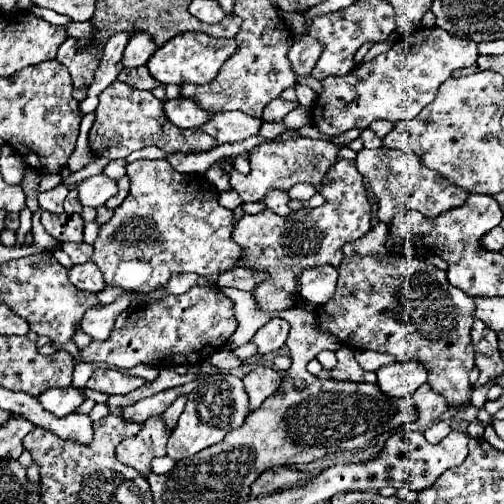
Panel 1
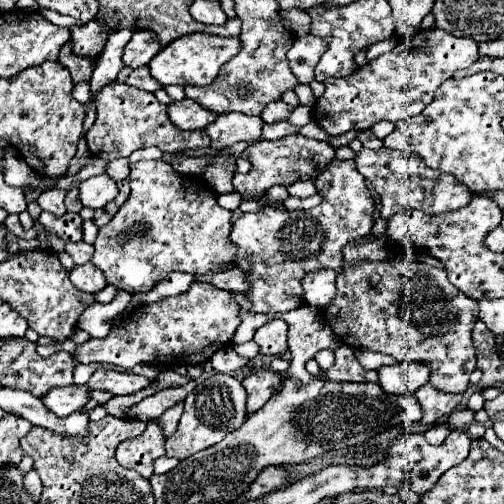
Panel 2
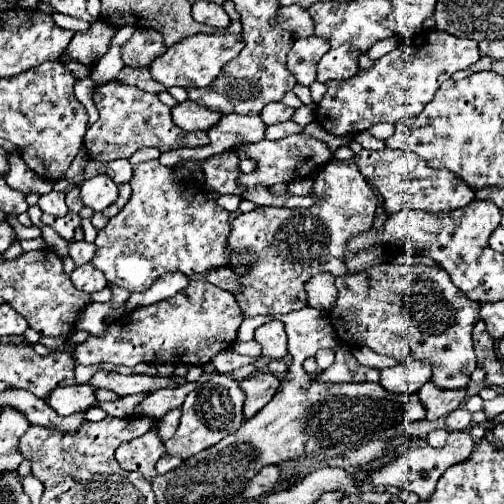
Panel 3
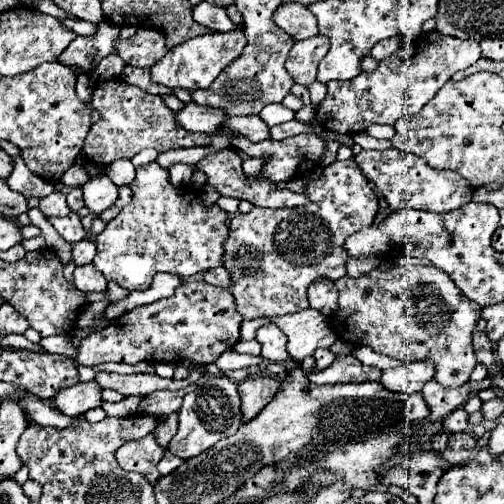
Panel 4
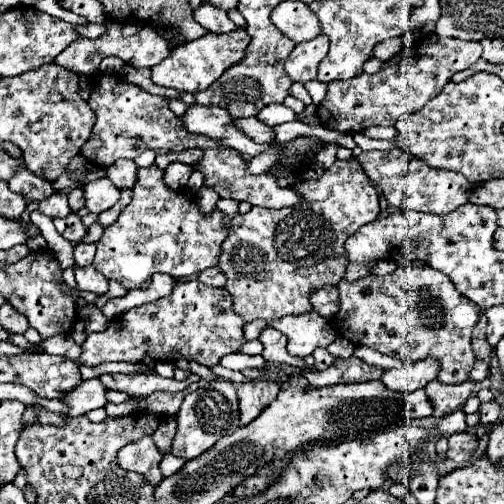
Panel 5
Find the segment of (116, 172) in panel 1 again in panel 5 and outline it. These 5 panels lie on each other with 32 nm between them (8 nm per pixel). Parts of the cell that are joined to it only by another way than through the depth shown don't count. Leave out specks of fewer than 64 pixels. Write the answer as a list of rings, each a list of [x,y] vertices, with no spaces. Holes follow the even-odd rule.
[[[118,160],[106,168],[106,176],[118,188],[132,188],[136,182],[136,164],[134,160]]]

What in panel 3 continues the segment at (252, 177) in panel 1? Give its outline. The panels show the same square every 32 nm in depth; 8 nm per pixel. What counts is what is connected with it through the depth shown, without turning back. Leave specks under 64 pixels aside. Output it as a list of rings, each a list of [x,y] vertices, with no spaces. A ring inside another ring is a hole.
[[[294,134],[288,138],[276,140],[276,142],[260,140],[258,144],[246,144],[244,154],[256,162],[256,170],[250,174],[238,176],[238,184],[242,188],[256,188],[256,186],[268,188],[268,186],[280,184],[280,182],[288,184],[298,178],[312,178],[332,160],[332,152],[324,142],[320,142],[312,136],[304,136],[304,134]]]

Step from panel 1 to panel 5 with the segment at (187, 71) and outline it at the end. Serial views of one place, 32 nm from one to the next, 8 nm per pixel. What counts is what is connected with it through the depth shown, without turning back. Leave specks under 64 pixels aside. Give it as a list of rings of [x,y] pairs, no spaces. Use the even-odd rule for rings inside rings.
[[[238,28],[224,36],[206,34],[202,38],[174,46],[170,50],[170,54],[160,64],[156,64],[156,68],[152,68],[152,82],[158,86],[168,86],[168,88],[176,88],[176,90],[192,92],[192,94],[206,90],[226,68],[230,68],[232,64],[242,60],[248,42],[250,40],[248,40],[246,30]]]

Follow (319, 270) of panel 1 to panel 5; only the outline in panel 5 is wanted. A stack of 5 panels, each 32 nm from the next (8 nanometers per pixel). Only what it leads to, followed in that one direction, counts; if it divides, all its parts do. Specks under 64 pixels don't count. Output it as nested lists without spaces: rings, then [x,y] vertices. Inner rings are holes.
[[[326,284],[322,288],[316,288],[310,294],[310,302],[312,302],[312,308],[318,314],[330,318],[330,316],[334,316],[338,312],[338,304],[340,304],[338,302],[338,288],[330,286],[330,284]]]

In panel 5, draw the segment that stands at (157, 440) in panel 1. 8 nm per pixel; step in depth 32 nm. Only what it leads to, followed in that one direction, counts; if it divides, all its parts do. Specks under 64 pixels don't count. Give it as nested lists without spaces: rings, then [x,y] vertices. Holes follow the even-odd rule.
[[[144,436],[142,440],[126,444],[118,452],[118,464],[124,470],[142,474],[152,486],[156,486],[162,480],[162,472],[158,470],[162,456],[164,454],[154,446],[152,436]]]

